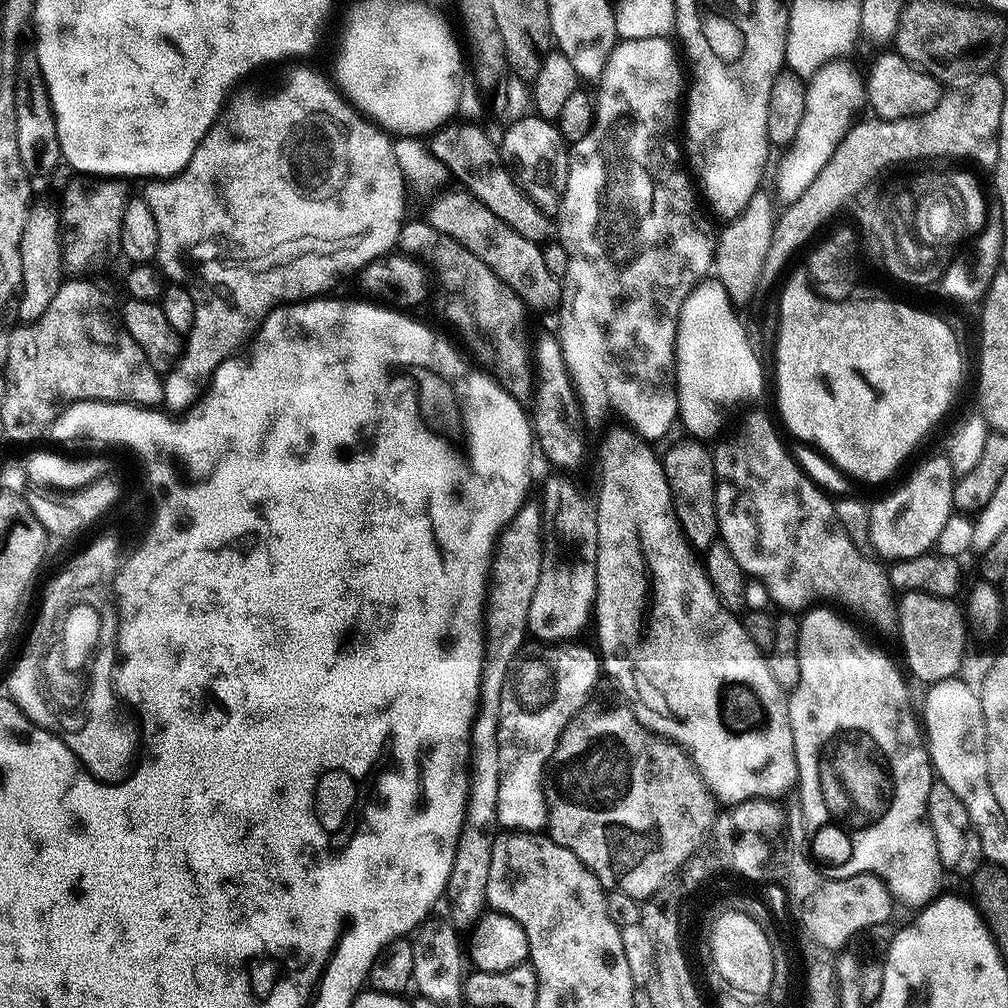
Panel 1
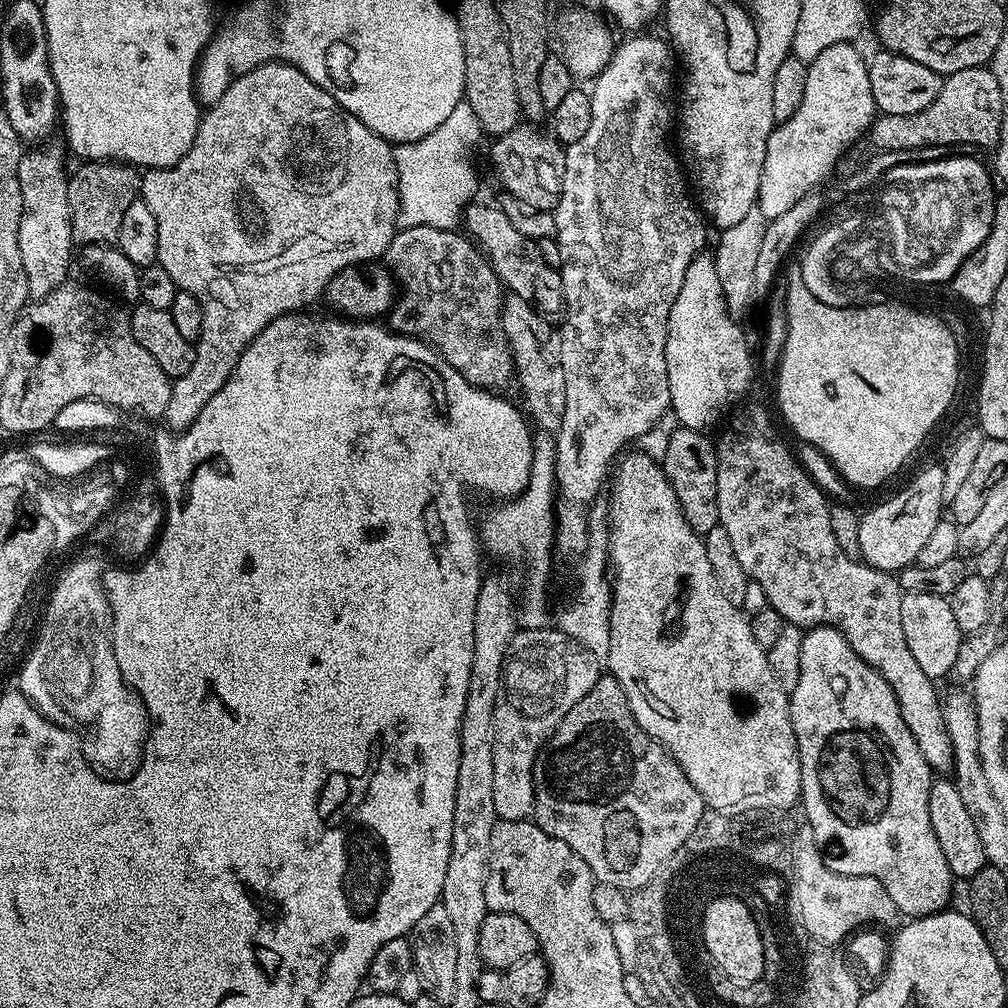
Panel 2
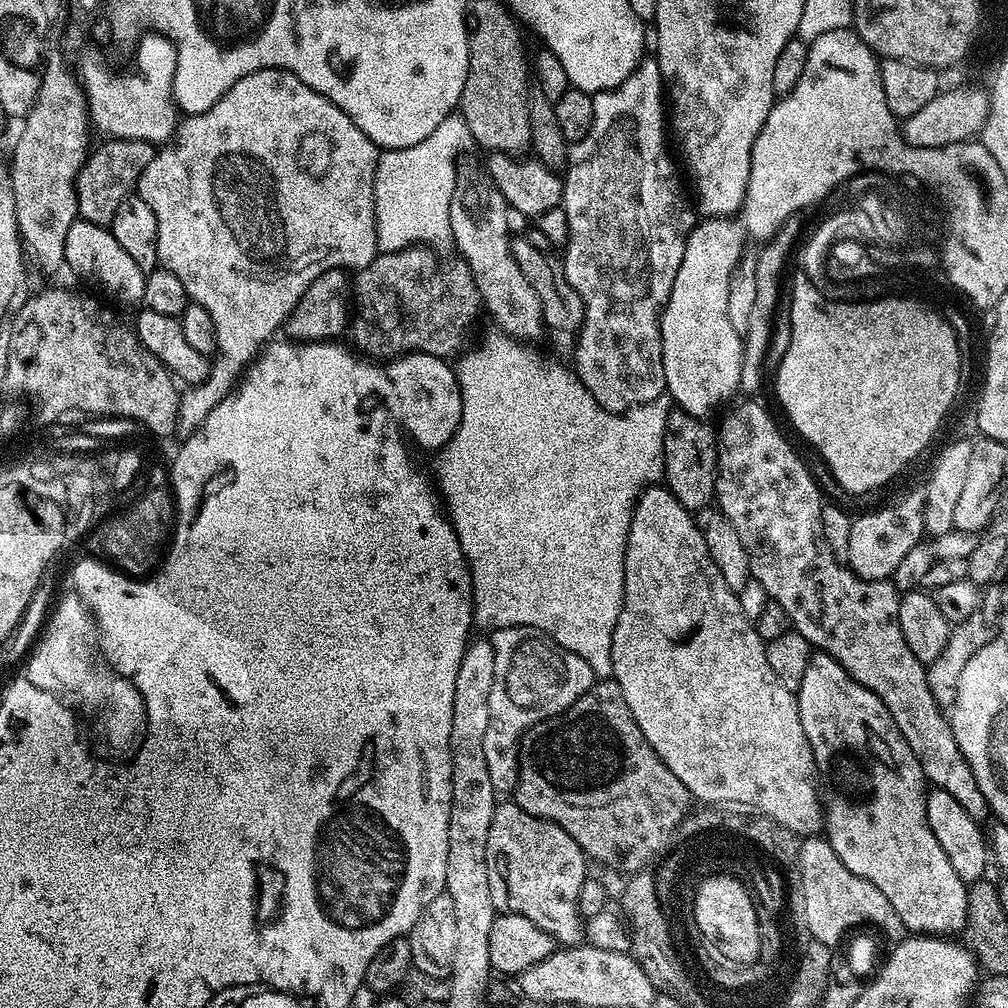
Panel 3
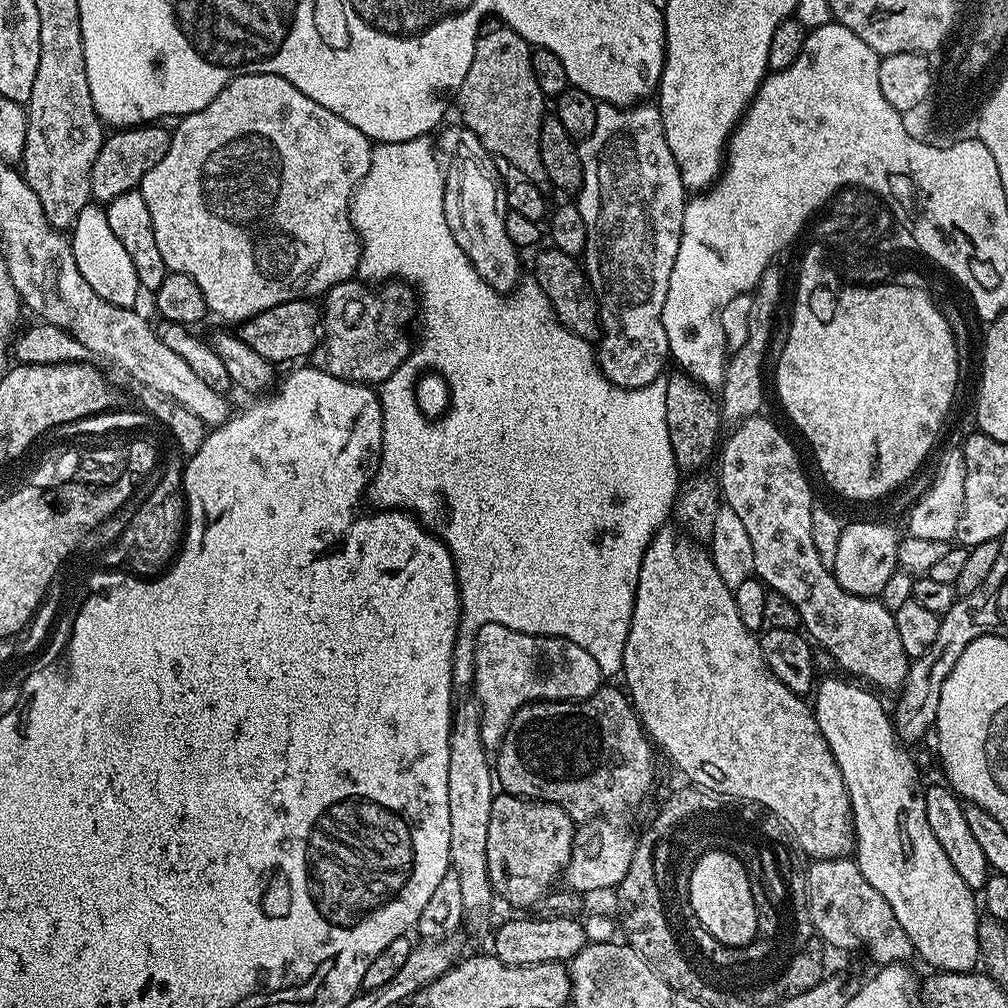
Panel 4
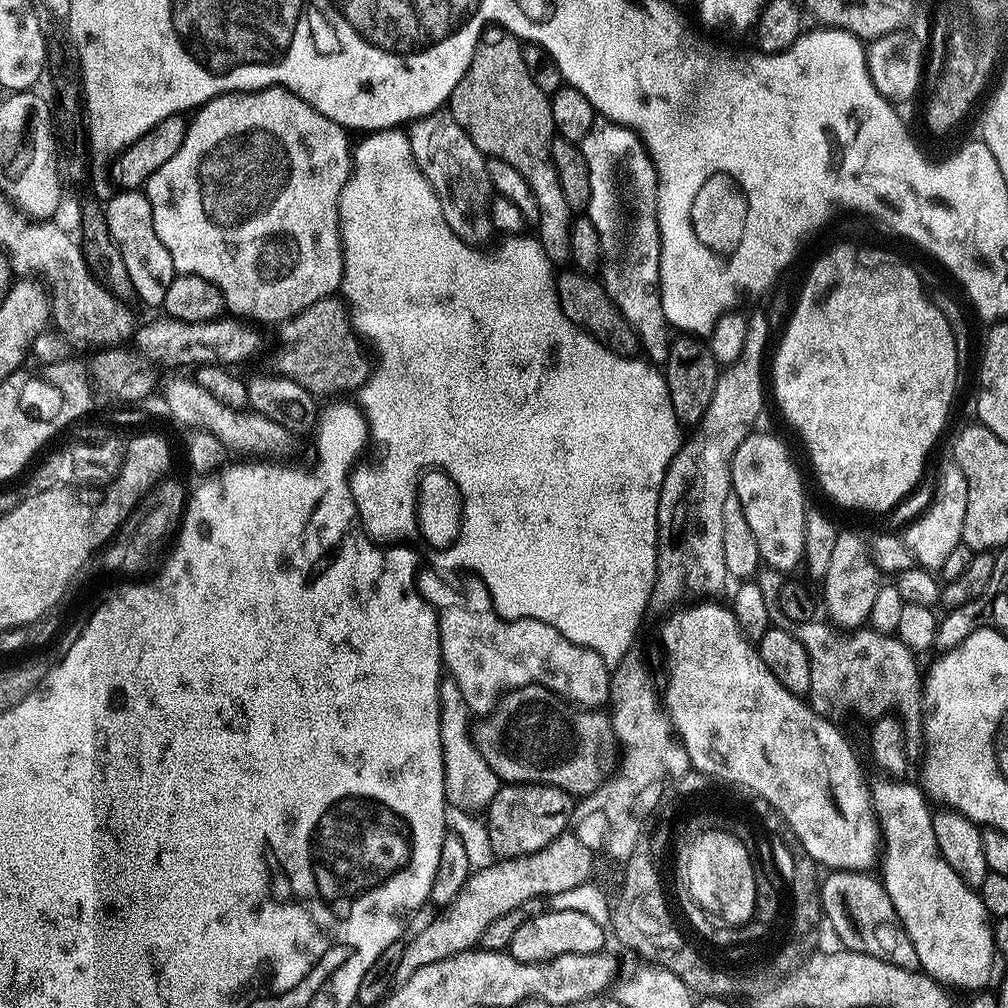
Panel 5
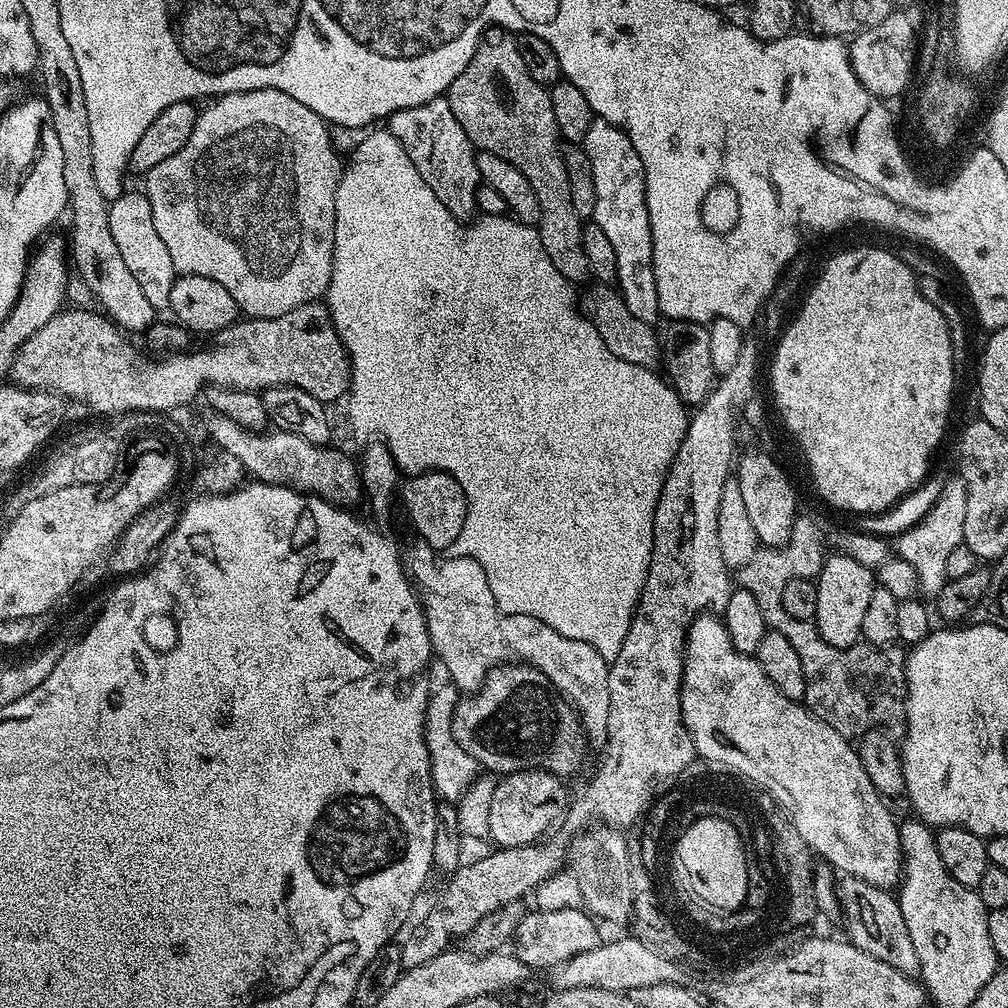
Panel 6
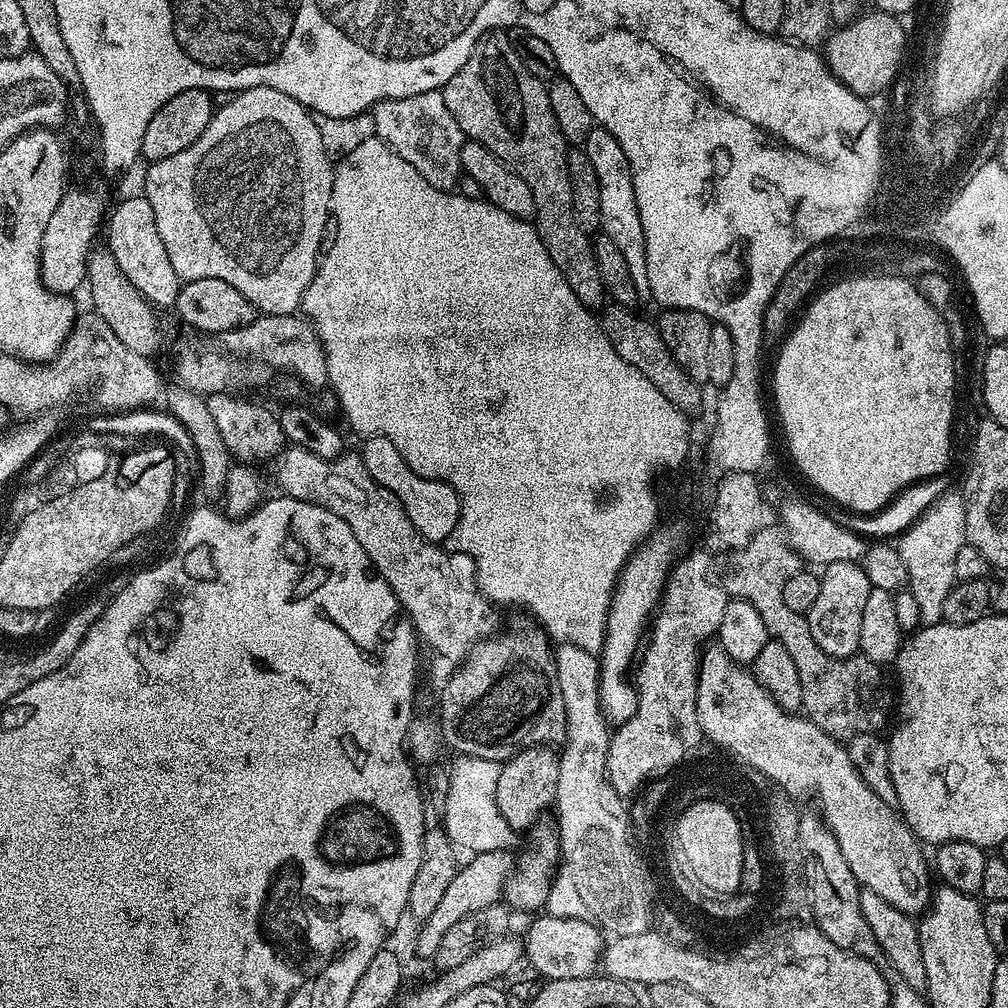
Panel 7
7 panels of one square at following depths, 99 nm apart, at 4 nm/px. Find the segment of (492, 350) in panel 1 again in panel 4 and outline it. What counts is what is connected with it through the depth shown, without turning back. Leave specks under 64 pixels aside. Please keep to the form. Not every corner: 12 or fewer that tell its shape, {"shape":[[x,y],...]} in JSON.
{"shape":[[343,280],[322,296],[311,363],[379,386],[408,360],[411,284]]}

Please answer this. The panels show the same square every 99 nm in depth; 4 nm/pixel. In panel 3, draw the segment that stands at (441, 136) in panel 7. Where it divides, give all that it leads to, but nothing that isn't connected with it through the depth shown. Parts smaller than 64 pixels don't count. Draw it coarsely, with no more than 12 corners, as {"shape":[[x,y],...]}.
{"shape":[[456,169],[452,244],[485,313],[514,340],[546,332],[512,257],[506,198]]}

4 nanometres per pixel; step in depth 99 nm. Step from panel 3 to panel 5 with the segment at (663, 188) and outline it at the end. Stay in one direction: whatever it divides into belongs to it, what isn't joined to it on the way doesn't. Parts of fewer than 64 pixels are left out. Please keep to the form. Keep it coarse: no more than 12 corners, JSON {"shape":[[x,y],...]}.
{"shape":[[624,124],[579,143],[598,279],[647,359],[668,358],[656,165]]}

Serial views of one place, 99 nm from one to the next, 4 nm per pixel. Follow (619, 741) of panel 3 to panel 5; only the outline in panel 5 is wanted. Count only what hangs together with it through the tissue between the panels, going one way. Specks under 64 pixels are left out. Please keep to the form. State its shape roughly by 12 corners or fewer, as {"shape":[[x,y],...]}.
{"shape":[[541,684],[474,732],[504,784],[573,798],[618,764],[611,715]]}

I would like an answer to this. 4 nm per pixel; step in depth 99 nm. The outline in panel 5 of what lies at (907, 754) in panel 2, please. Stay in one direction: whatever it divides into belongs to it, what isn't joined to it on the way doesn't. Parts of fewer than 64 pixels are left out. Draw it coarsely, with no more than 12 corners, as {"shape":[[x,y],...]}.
{"shape":[[870,784],[878,876],[920,968],[984,987],[998,961],[980,893],[942,858],[929,797]]}

